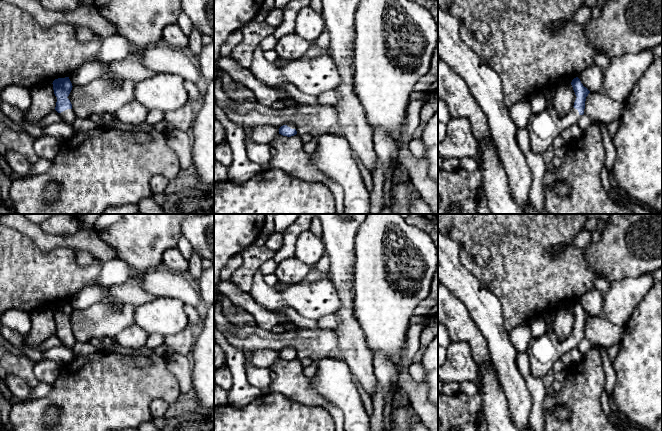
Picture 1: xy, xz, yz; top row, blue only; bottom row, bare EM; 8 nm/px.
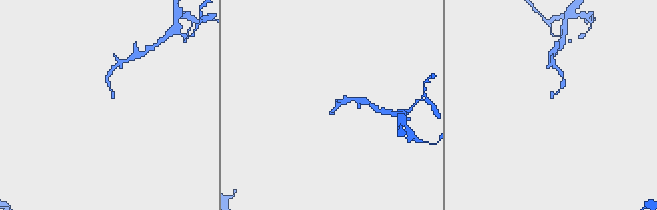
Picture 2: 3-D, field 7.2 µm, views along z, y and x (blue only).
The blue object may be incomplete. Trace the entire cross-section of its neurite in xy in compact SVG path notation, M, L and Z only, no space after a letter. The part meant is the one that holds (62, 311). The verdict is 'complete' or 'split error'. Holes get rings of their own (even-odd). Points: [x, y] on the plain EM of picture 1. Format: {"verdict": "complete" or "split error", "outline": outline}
{"verdict": "split error", "outline": "M69 301L58 302L53 305L54 318L57 321L55 334L68 348L73 348L76 343L72 334L72 328L67 322L72 314L72 307Z"}

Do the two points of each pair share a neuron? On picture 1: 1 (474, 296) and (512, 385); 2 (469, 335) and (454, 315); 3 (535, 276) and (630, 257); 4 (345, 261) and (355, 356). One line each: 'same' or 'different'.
1: same
2: same
3: different
4: same

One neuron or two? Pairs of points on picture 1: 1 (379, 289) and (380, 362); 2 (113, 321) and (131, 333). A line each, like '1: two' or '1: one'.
1: two
2: two

